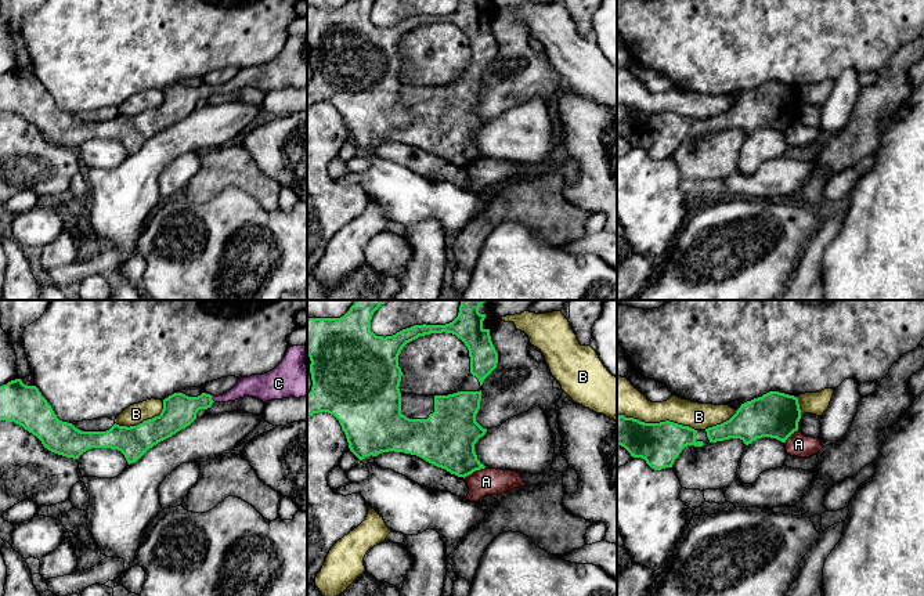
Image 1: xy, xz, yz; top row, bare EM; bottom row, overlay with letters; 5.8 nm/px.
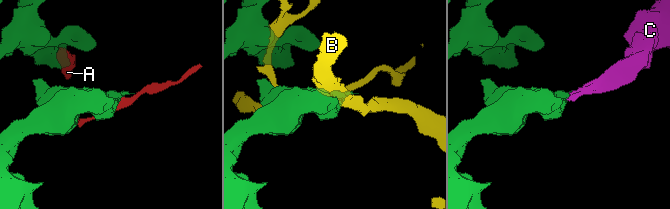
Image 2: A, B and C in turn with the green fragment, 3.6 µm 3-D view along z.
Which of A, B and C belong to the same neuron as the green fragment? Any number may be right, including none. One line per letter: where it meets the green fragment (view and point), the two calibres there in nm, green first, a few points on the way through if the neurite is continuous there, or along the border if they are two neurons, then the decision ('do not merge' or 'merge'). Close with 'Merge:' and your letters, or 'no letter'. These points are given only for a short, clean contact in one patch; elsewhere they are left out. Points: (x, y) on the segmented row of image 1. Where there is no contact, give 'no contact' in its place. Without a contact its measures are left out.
A: xz (473, 470) | 320/160 nm | do not merge
B: yz (657, 423) | 240/190 nm | do not merge
C: xy (210, 398) | 190/120 nm | across xy (179, 411), (210, 398), (224, 398), (251, 386) | merge
Merge: C

